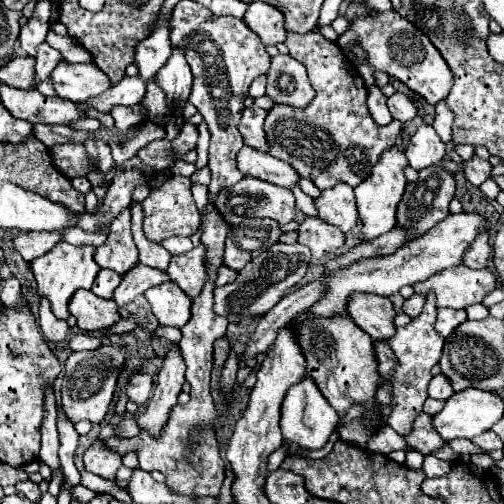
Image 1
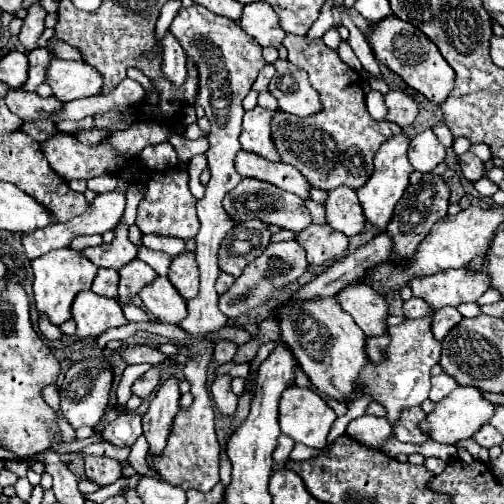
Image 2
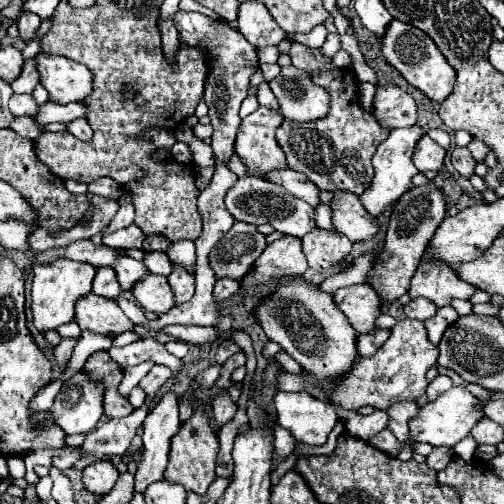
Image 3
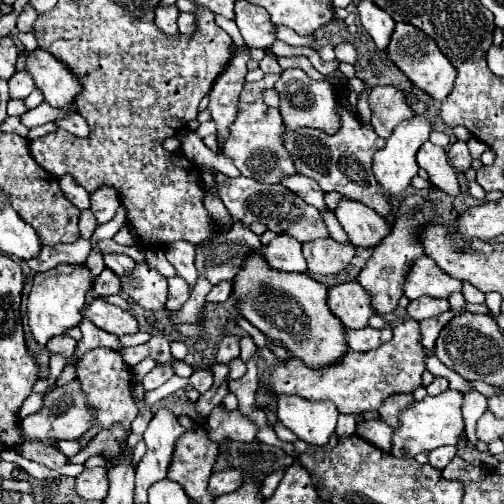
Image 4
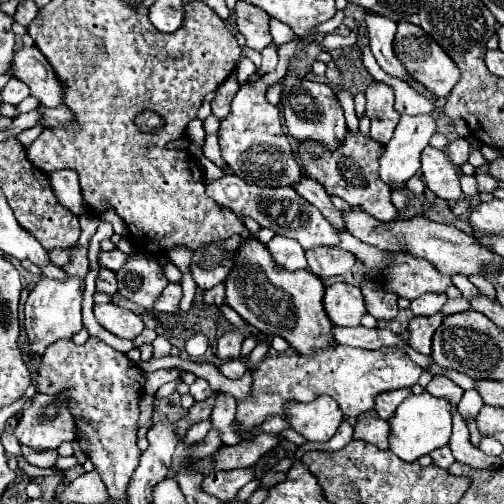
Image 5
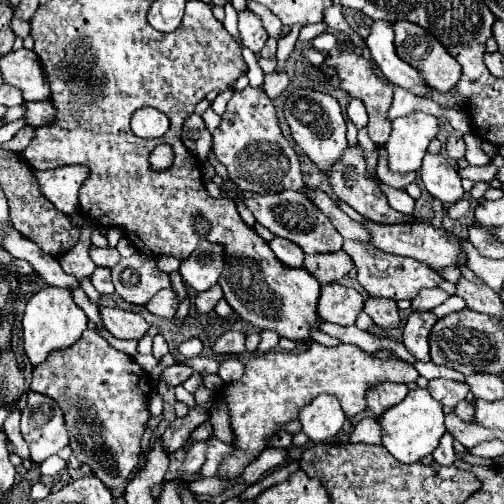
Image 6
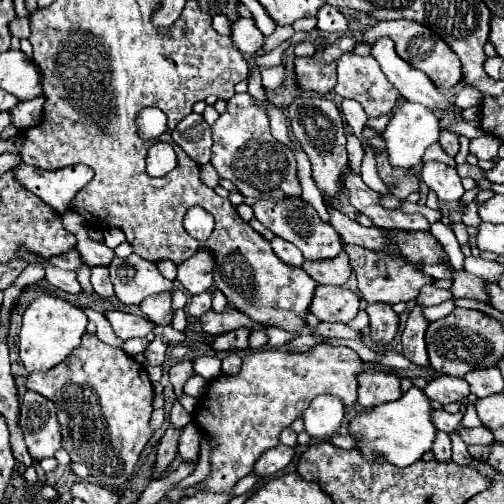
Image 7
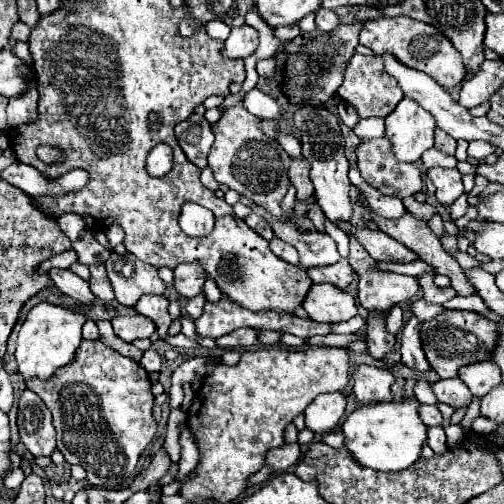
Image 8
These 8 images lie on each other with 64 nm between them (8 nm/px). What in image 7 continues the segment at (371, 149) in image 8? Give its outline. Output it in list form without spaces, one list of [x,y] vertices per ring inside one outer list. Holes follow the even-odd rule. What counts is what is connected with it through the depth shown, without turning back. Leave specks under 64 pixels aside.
[[[378,152],[378,174],[380,178],[388,184],[390,192],[396,196],[396,198],[406,198],[410,192],[418,190],[418,178],[416,178],[416,172],[414,170],[408,170],[408,172],[396,172],[396,168],[392,168],[388,164],[388,156],[386,154],[380,154]]]

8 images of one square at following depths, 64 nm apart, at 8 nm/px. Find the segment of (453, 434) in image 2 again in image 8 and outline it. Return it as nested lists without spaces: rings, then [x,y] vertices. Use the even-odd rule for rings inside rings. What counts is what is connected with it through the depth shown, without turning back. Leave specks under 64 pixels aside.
[[[416,396],[400,402],[362,406],[346,418],[342,432],[346,436],[346,448],[356,462],[382,472],[396,472],[412,466],[422,454],[422,444],[428,442],[428,426],[420,418],[420,402]]]

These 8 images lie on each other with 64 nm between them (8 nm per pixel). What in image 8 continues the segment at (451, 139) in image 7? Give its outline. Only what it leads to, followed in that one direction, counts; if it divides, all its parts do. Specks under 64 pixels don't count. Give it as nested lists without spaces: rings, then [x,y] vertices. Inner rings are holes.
[[[436,130],[436,140],[434,140],[434,146],[446,154],[454,154],[456,150],[456,140],[452,136],[448,136],[446,132],[440,132]]]

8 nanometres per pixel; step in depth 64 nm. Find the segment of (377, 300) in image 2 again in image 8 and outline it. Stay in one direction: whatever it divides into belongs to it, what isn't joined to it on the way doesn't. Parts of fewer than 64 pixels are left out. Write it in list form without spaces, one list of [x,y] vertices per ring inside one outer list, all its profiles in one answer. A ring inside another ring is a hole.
[[[314,284],[302,306],[316,322],[336,324],[358,314],[356,300],[332,284]]]

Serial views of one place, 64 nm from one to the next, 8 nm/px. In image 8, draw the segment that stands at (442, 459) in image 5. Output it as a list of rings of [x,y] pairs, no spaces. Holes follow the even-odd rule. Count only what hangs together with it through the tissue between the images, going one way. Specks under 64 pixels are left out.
[[[440,426],[436,428],[430,428],[430,434],[428,434],[428,446],[436,452],[436,454],[446,454],[450,448],[446,444],[446,434]]]

